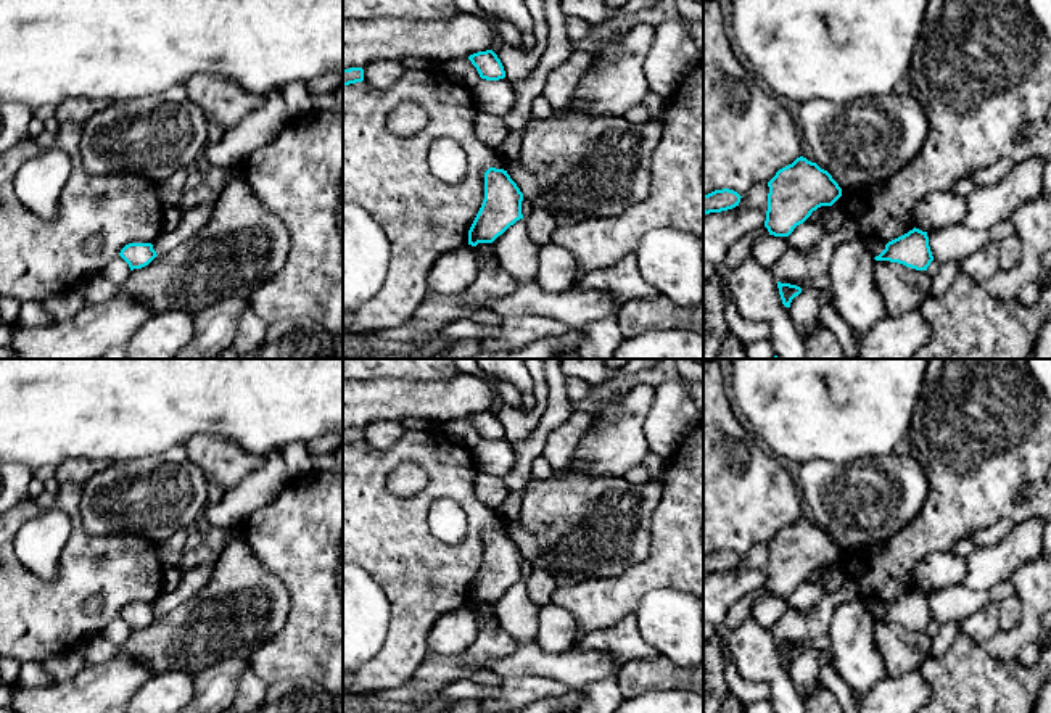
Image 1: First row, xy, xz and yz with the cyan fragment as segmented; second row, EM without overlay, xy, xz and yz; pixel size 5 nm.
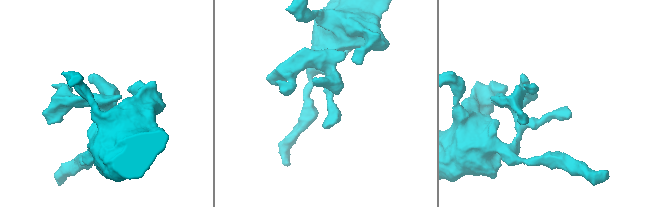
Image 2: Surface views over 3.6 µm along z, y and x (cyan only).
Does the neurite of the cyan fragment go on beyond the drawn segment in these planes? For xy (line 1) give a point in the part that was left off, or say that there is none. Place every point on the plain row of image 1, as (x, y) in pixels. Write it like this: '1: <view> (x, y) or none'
1: none

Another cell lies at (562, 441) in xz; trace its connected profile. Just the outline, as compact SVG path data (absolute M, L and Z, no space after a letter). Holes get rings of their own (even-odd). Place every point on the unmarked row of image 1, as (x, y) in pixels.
M575 410L565 423L549 433L542 457L555 472L563 470L571 462L579 441L592 425L594 414Z

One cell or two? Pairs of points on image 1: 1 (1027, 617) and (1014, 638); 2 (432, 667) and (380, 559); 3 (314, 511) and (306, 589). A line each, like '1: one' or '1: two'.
1: one
2: two
3: one

